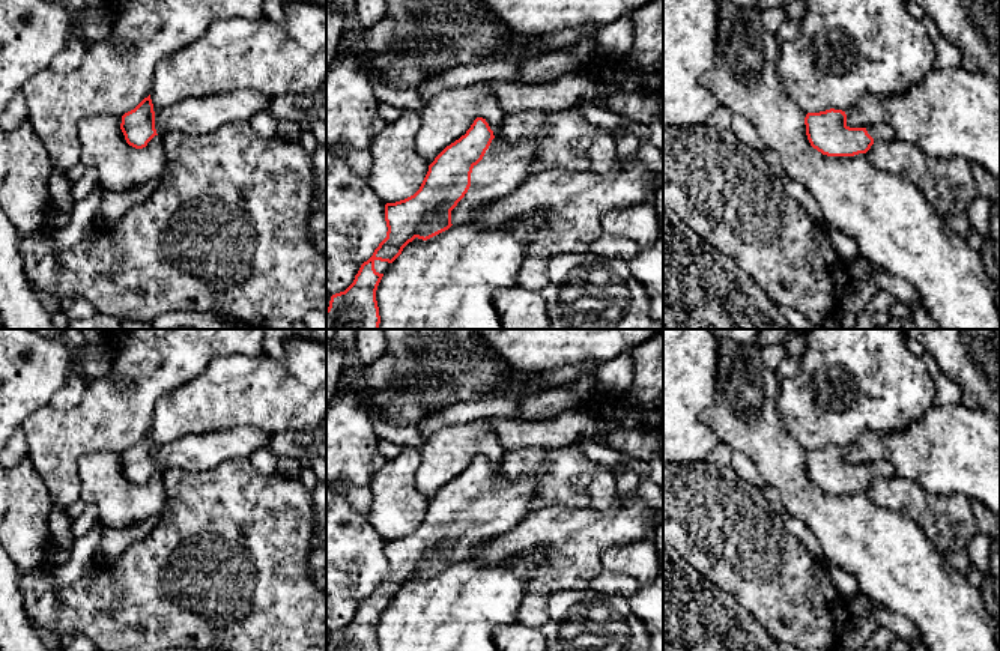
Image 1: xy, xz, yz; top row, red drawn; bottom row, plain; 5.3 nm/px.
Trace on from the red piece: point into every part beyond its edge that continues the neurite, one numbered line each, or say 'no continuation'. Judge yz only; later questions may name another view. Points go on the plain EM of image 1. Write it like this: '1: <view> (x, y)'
1: yz (880, 468)

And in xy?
1: xy (203, 451)

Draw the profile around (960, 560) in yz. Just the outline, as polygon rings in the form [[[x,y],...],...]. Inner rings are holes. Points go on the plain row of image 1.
[[[955,550],[946,555],[947,561],[964,576],[970,568],[970,559],[967,550]]]

